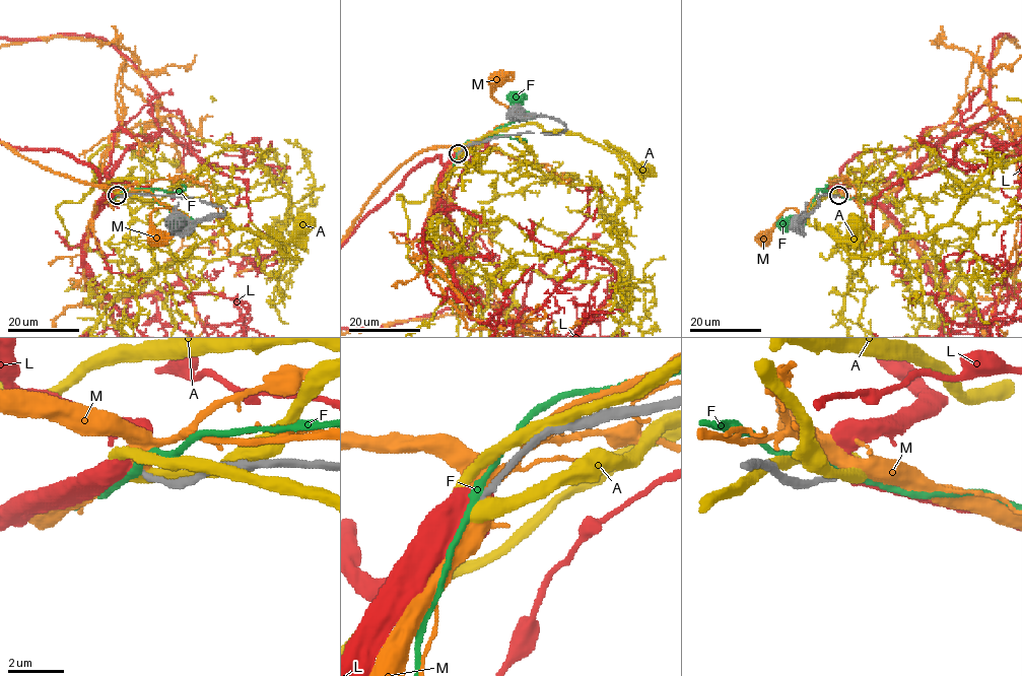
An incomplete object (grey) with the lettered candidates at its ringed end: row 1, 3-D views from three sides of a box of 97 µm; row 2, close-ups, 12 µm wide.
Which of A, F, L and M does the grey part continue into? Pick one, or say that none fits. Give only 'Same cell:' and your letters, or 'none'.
Same cell: L

